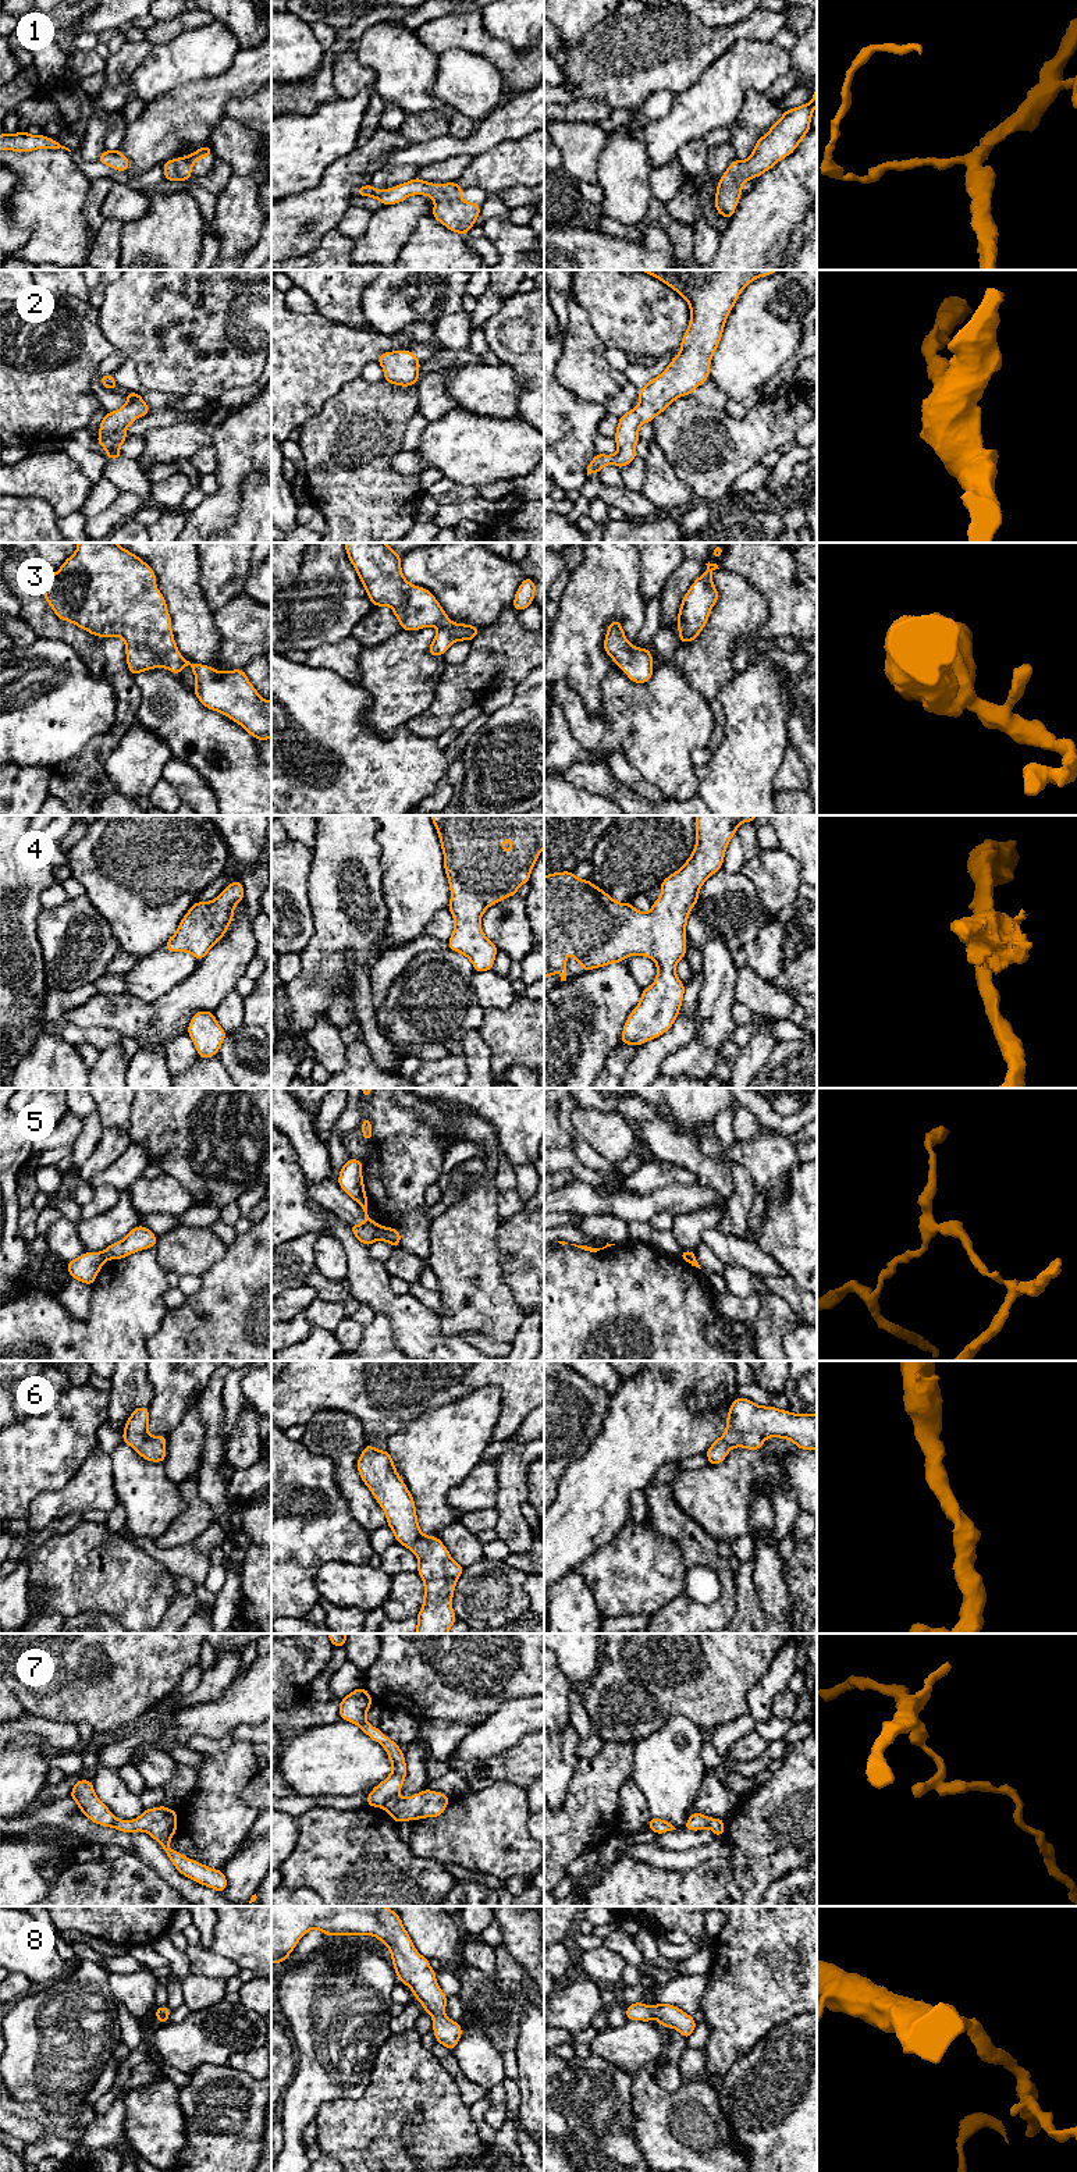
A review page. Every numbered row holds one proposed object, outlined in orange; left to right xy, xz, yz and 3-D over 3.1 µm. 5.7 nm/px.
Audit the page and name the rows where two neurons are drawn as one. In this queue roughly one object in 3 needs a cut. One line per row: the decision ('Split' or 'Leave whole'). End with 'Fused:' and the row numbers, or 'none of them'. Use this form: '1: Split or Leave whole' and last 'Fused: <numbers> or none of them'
1: Leave whole
2: Leave whole
3: Leave whole
4: Leave whole
5: Split
6: Leave whole
7: Split
8: Leave whole
Fused: 5, 7

